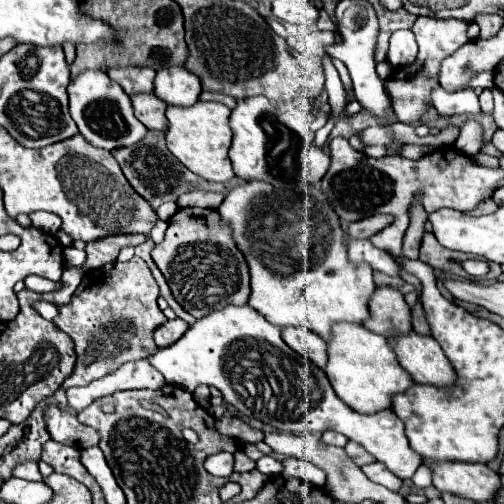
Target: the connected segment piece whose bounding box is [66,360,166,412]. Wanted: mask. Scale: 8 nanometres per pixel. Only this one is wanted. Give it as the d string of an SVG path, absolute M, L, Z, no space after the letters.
M146 360L128 362L120 366L116 372L98 378L96 382L90 382L88 386L78 390L66 390L66 398L74 400L74 412L82 412L88 404L92 404L100 396L110 396L118 390L132 390L132 388L150 388L160 390L166 384L164 376L156 372Z

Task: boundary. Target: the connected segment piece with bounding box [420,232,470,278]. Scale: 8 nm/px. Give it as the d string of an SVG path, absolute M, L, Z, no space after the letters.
M424 234L424 240L422 240L422 248L420 248L420 260L430 264L434 270L446 274L446 276L458 276L458 278L470 278L460 262L466 260L468 256L462 254L462 252L452 252L452 250L446 250L442 244L438 244L438 240L434 238L434 234Z

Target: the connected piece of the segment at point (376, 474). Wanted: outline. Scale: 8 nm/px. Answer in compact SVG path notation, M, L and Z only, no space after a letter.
M372 462L372 464L362 466L362 472L364 472L372 482L382 484L382 486L394 490L394 492L398 492L400 486L402 486L402 480L400 480L398 476L394 476L394 474L392 474L384 464L380 464L380 462Z

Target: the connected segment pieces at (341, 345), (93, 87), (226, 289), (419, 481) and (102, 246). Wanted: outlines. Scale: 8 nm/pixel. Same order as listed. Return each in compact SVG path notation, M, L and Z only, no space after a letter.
M336 324L332 340L328 342L328 366L324 372L336 396L360 414L374 414L392 408L392 398L414 386L412 376L400 368L396 352L388 340L356 324Z
M102 70L82 72L78 78L74 78L68 86L68 96L70 96L70 114L78 124L80 134L86 138L86 142L90 142L96 148L116 150L132 146L138 140L142 140L148 132L148 128L134 116L130 96Z
M180 208L168 222L164 242L152 250L152 260L164 274L176 302L194 318L204 318L230 304L248 304L248 262L232 238L232 228L220 220L218 210Z
M424 464L416 470L416 474L412 476L412 482L418 486L418 488L428 488L432 486L432 466L430 464Z
M120 234L120 236L108 236L104 240L88 242L86 244L86 254L88 260L84 264L86 270L96 270L102 268L104 264L110 264L118 258L118 252L126 246L138 246L146 242L144 234Z

